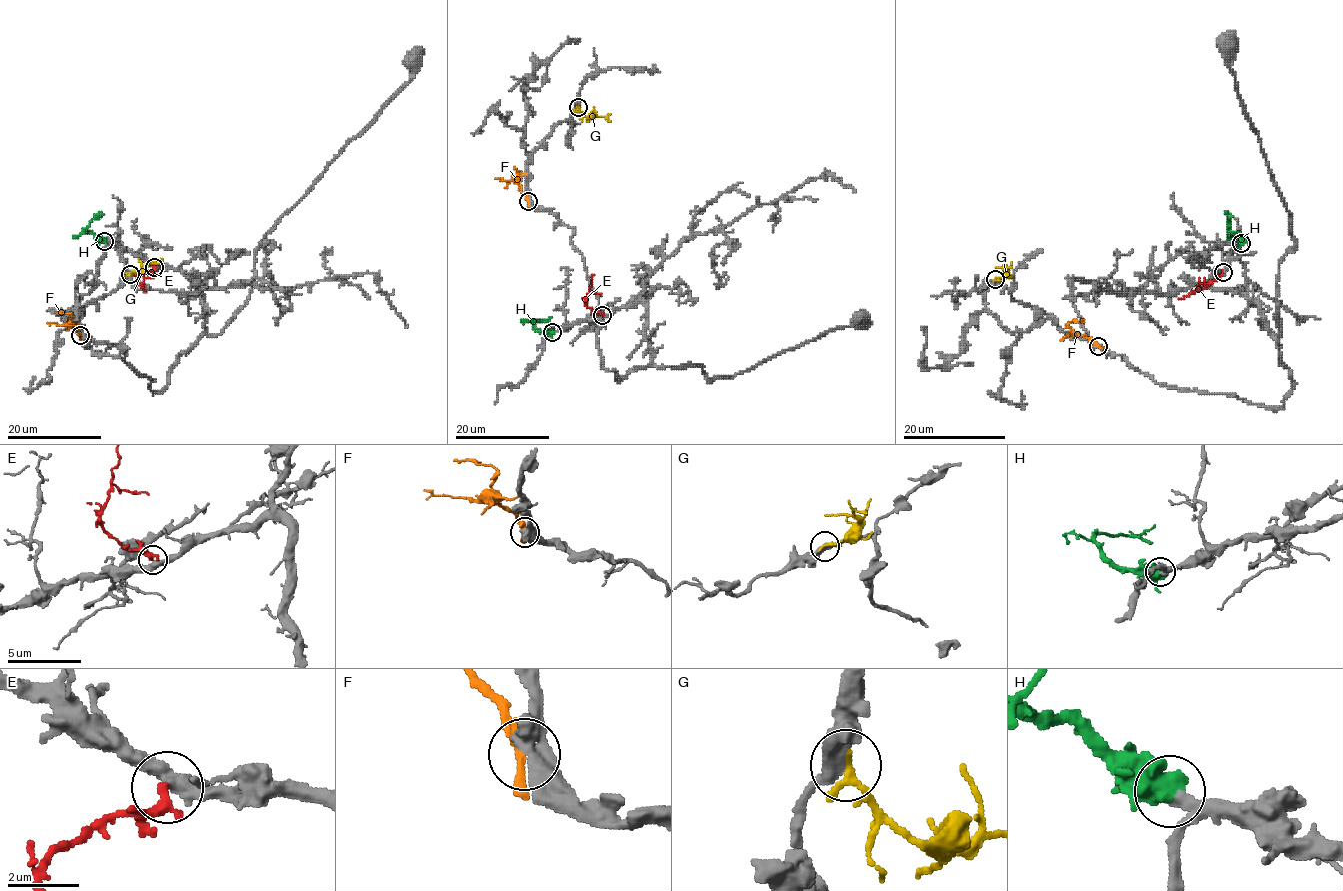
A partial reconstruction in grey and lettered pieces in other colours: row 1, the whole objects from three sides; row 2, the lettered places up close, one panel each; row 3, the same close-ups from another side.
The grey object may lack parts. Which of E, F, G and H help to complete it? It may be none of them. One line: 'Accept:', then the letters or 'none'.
Accept: E, H

